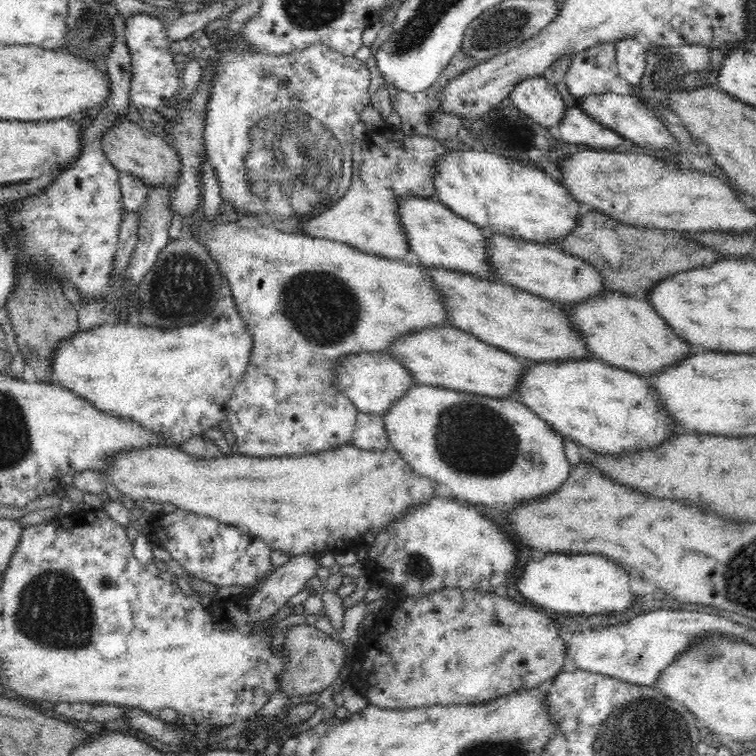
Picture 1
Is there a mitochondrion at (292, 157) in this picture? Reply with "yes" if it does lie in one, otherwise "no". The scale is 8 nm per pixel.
yes

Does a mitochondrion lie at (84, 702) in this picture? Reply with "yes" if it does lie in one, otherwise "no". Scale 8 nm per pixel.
no

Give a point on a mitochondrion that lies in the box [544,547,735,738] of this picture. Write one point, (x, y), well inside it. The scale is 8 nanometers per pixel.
(709, 654)

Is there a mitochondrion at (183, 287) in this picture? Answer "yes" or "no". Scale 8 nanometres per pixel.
yes

